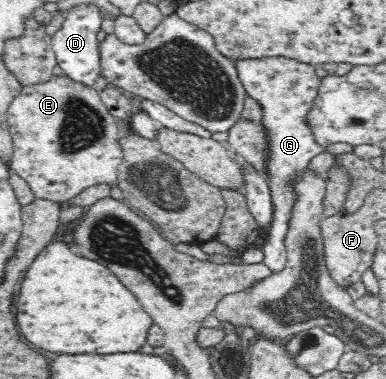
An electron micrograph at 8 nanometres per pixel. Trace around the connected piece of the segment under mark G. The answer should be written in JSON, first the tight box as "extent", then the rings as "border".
{"extent":[235,58,325,273],"border":[[[258,58],[243,59],[235,63],[240,81],[247,95],[258,100],[263,111],[263,124],[269,133],[269,160],[267,161],[267,183],[270,186],[274,204],[274,217],[269,231],[269,240],[263,245],[263,262],[272,273],[278,273],[286,267],[287,255],[284,235],[288,231],[290,207],[296,196],[290,188],[290,179],[306,169],[310,160],[320,155],[325,149],[316,143],[312,130],[306,124],[306,113],[310,112],[314,99],[317,99],[321,78],[316,75],[312,64],[302,63],[297,59]]]}

